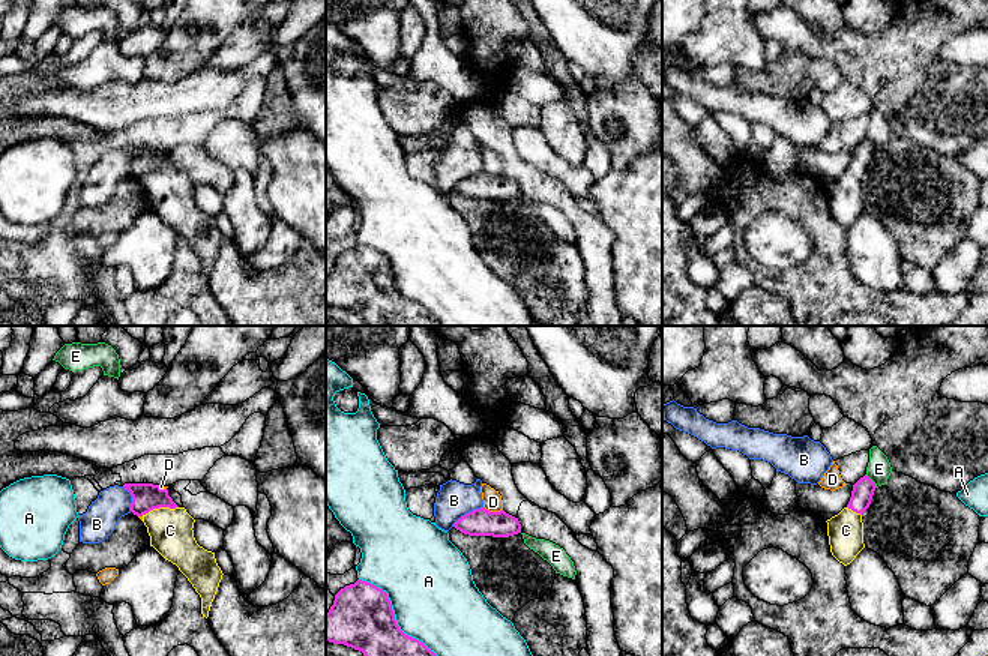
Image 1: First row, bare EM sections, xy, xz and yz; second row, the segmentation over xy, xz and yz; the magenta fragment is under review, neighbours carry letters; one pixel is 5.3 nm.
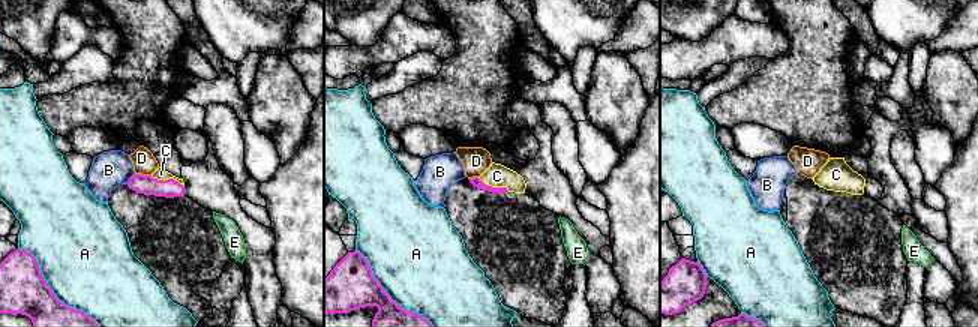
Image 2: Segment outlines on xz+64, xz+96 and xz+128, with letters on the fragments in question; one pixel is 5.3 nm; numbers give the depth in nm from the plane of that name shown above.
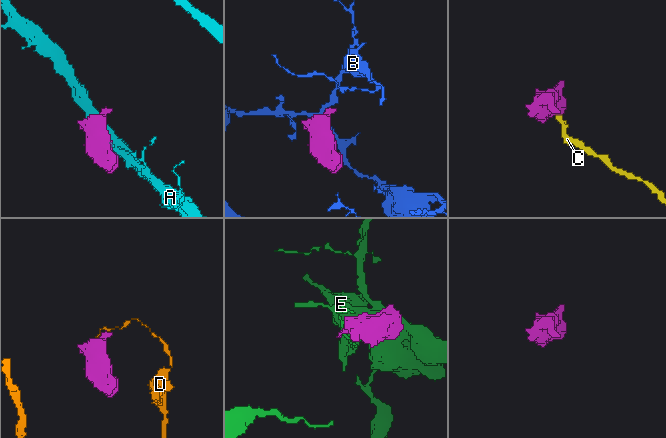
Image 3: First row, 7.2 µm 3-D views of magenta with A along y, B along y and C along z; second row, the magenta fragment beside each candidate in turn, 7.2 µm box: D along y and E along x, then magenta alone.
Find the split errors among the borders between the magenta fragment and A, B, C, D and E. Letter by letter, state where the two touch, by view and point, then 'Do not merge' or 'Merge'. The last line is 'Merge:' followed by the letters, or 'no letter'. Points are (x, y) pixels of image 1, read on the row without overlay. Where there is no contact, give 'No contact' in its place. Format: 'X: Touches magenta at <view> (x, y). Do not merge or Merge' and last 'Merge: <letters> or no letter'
A: Touches magenta at xz (394, 282). Do not merge
B: Touches magenta at xz (469, 176). Do not merge
C: Touches magenta at xy (159, 170). Merge
D: Touches magenta at xz (493, 176). Do not merge
E: Touches magenta at yz (871, 144). Do not merge
Merge: C

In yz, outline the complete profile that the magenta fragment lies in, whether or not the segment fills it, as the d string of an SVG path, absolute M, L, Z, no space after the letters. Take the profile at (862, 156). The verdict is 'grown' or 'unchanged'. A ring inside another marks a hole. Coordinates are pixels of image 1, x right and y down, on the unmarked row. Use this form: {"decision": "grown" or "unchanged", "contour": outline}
{"decision": "grown", "contour": "M865 138L853 149L848 168L826 185L830 216L844 230L865 212L862 177L869 171L875 152Z"}

